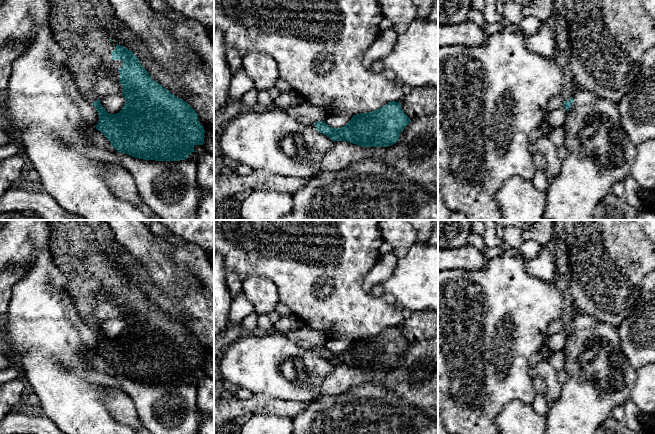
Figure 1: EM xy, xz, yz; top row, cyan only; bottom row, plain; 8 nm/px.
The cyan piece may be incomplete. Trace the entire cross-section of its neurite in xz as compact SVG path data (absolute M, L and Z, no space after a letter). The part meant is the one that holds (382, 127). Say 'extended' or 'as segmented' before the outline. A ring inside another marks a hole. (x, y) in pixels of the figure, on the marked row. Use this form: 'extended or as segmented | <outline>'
as segmented | M391 101L381 108L353 115L341 128L333 128L325 121L315 122L316 130L332 141L347 141L362 147L386 147L395 144L400 133L411 122L401 103Z

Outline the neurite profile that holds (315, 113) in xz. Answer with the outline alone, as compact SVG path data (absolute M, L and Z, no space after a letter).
M306 101L302 102L297 106L283 108L273 105L271 108L283 111L288 115L292 116L293 118L306 116L314 122L324 121L327 117L327 113L323 109Z

